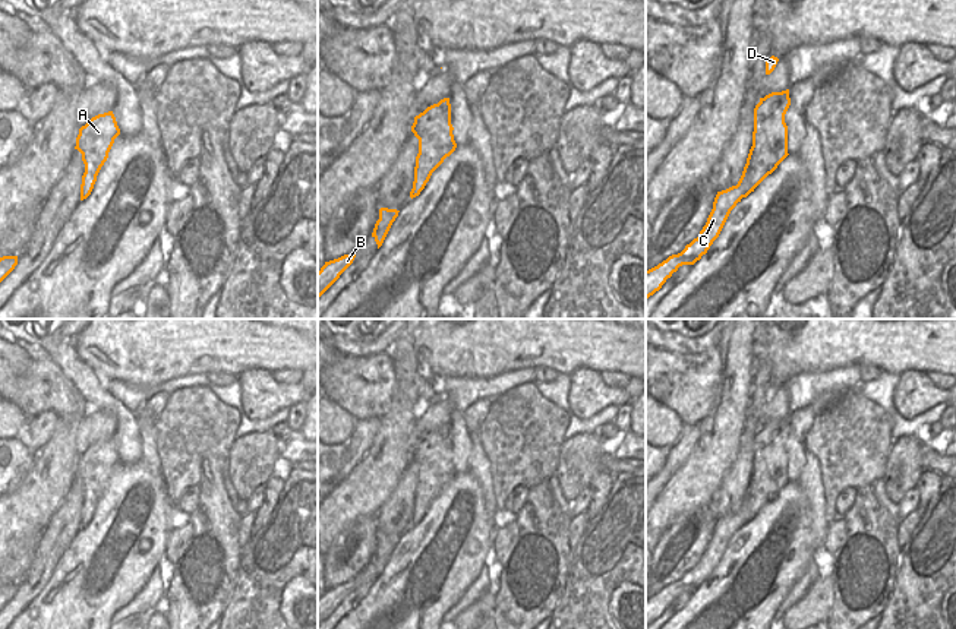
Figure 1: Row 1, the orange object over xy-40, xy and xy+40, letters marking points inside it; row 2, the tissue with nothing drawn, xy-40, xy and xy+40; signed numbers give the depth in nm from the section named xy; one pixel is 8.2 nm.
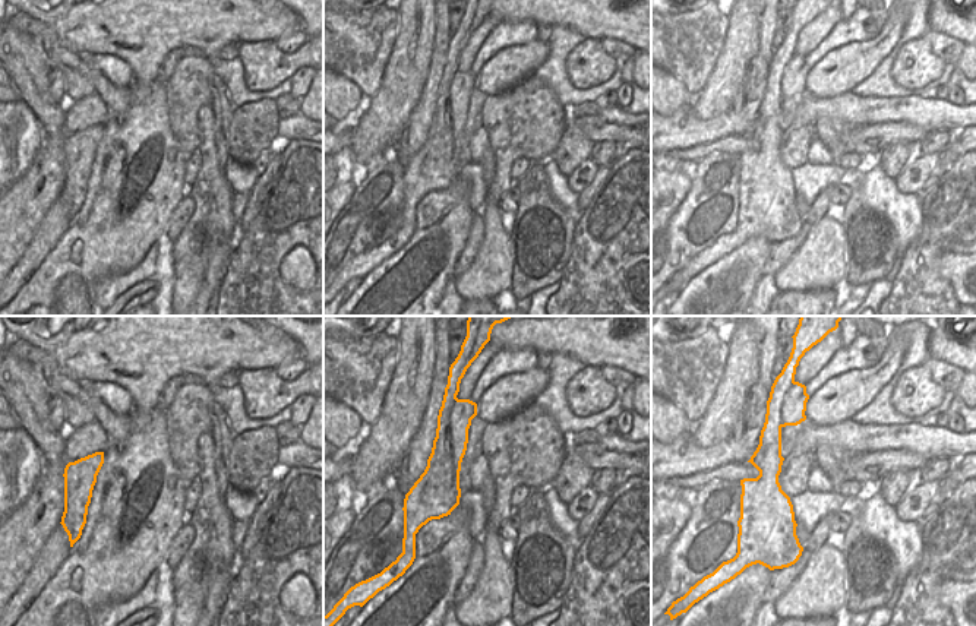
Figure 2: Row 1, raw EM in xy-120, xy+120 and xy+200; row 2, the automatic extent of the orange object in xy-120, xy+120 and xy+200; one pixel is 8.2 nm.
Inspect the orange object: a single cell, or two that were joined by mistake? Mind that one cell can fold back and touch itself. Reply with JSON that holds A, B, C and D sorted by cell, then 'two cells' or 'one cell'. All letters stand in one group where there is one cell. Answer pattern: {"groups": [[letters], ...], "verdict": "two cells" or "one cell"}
{"groups": [["A", "D"], ["B", "C"]], "verdict": "two cells"}

